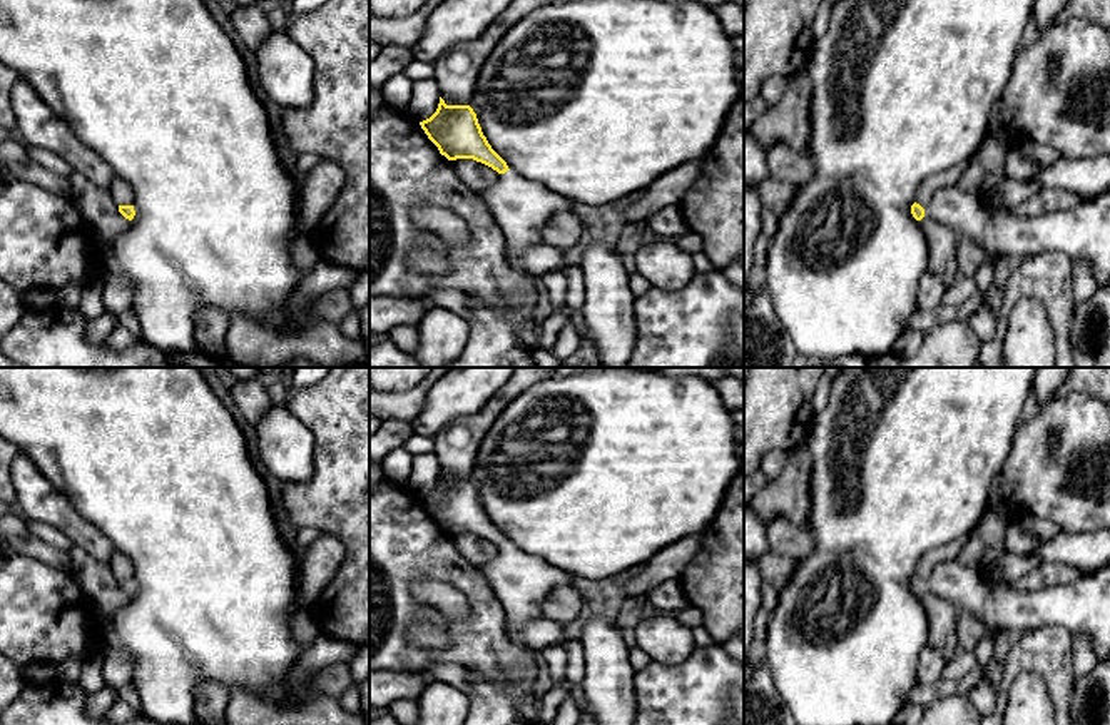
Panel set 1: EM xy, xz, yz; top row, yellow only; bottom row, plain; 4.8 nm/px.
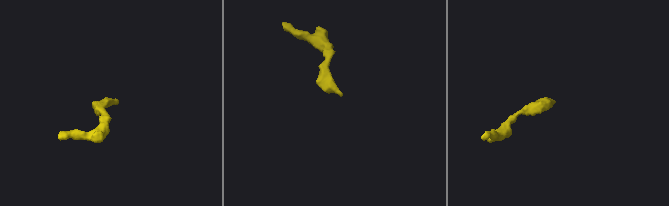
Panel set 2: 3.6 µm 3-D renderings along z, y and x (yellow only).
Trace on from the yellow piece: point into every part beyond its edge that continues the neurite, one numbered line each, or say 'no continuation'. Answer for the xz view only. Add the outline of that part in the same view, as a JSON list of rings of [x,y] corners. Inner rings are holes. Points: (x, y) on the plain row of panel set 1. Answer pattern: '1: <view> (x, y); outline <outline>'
1: xz (522, 582); outline [[[513,545],[500,548],[498,556],[480,570],[491,583],[505,611],[507,640],[523,646],[533,657],[535,651],[518,640],[518,628],[542,616],[545,598],[558,586],[573,586],[575,578]]]

